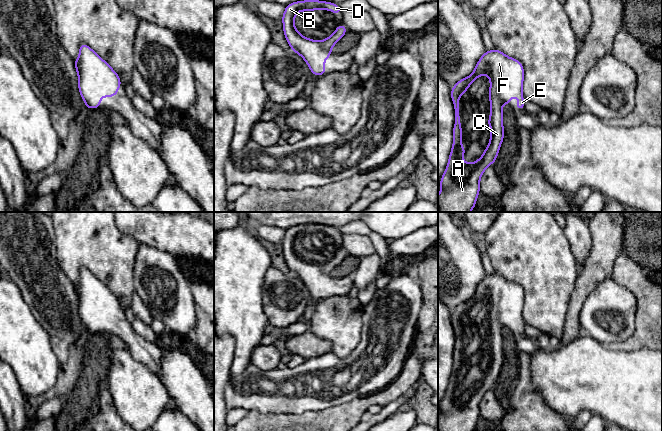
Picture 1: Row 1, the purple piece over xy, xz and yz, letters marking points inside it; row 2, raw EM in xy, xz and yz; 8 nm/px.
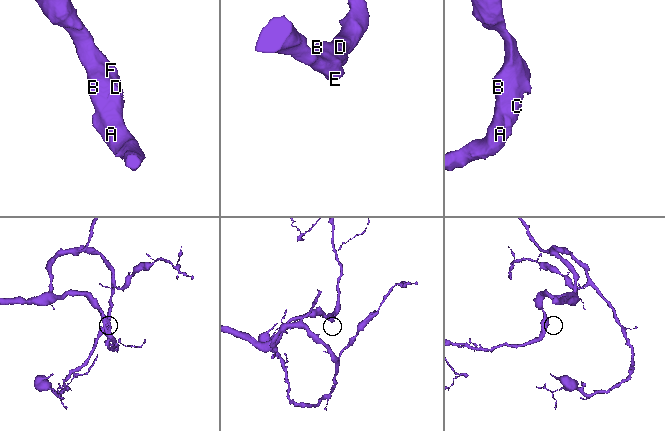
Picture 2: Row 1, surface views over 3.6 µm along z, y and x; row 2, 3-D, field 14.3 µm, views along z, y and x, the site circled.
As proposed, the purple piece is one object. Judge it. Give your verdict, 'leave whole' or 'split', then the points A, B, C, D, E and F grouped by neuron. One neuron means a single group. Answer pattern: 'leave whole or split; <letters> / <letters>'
leave whole; A B C D E F

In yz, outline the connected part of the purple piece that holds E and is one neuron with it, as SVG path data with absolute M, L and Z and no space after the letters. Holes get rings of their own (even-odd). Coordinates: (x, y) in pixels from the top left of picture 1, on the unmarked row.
M494 272L491 275L485 275L478 284L474 295L466 302L459 304L453 312L451 312L451 324L455 333L455 347L453 351L453 370L449 378L449 384L444 398L440 403L440 417L438 419L438 431L475 431L478 418L480 417L480 402L485 393L494 388L499 377L499 373L504 363L503 337L502 329L511 330L510 321L520 321L515 331L522 335L525 330L525 322L523 320L523 304L524 292L523 288L514 282L508 281L503 276ZM486 298L490 303L489 324L490 324L490 341L487 348L491 352L489 368L483 379L473 387L466 387L462 384L466 372L461 369L462 351L459 340L459 322L466 317L468 311L481 299Z

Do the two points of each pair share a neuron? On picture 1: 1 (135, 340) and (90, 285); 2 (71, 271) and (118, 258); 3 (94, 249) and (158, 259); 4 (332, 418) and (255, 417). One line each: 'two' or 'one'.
1: one
2: one
3: two
4: one

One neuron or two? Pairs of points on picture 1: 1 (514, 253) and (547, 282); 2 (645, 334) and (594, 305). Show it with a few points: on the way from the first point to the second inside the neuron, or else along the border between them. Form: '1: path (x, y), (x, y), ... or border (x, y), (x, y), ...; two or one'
1: path (522, 257), (539, 274); one
2: border (637, 305), (634, 331), (624, 340), (615, 342); two

